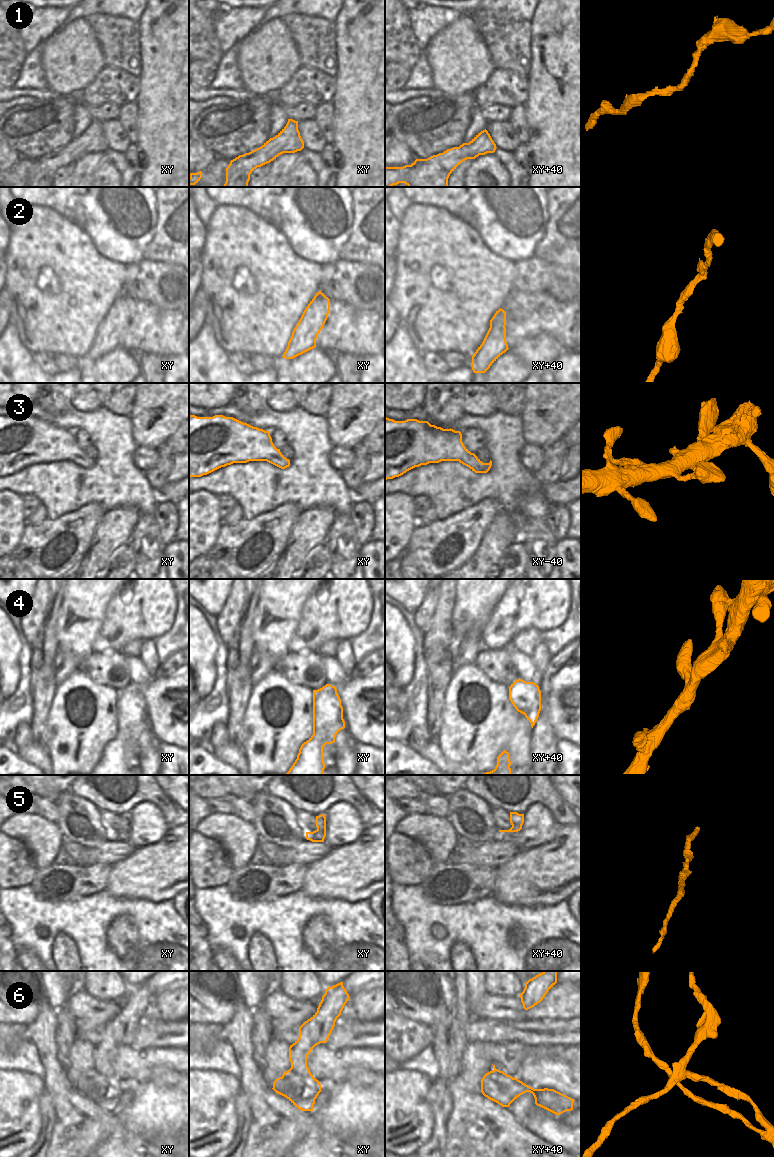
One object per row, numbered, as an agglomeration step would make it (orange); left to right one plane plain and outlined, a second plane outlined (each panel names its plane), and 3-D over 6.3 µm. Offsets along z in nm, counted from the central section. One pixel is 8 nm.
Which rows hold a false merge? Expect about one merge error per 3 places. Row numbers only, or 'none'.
6

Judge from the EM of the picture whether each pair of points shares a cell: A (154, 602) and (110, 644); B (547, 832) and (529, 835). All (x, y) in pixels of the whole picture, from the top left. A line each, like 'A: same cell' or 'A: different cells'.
A: same cell
B: same cell

